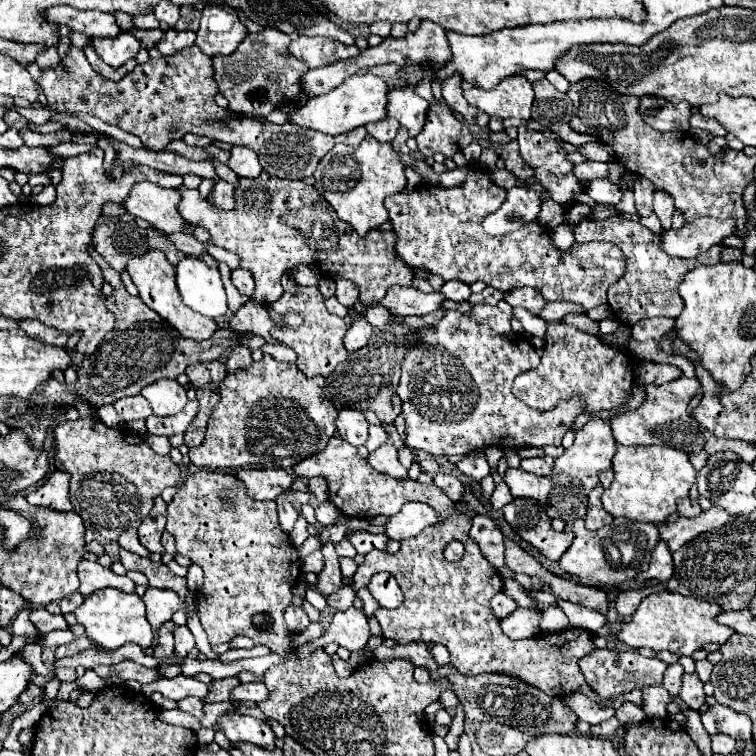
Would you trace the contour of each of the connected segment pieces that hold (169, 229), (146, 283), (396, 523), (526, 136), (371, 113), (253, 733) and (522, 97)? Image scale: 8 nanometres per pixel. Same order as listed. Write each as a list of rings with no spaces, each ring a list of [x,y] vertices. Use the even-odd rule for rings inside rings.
[[[136,183],[124,207],[130,215],[146,219],[162,233],[180,233],[186,227],[186,219],[178,211],[178,189],[162,189],[156,183]]]
[[[148,249],[144,255],[140,257],[130,257],[128,265],[126,265],[128,275],[132,277],[134,285],[138,287],[140,299],[154,309],[160,317],[164,317],[166,321],[170,321],[170,325],[174,329],[178,329],[184,337],[194,339],[194,341],[204,341],[210,339],[214,335],[214,331],[218,329],[216,321],[210,317],[204,317],[192,309],[188,309],[182,301],[180,301],[180,293],[176,293],[176,281],[174,281],[174,265],[168,263],[168,259],[164,257],[164,253],[160,253],[158,249]]]
[[[406,503],[400,513],[392,515],[386,523],[386,535],[390,539],[402,541],[408,537],[416,537],[422,529],[436,525],[438,513],[426,503]]]
[[[520,125],[518,127],[518,145],[520,145],[520,155],[524,159],[524,163],[532,169],[532,177],[538,179],[538,183],[544,187],[544,193],[548,195],[548,199],[554,199],[556,203],[560,203],[564,209],[568,205],[574,205],[574,195],[578,195],[580,191],[584,191],[580,179],[576,179],[574,175],[574,163],[566,157],[568,153],[562,149],[562,145],[554,139],[548,139],[544,133],[530,129],[528,125]]]
[[[372,73],[352,75],[344,81],[344,85],[332,89],[326,95],[308,99],[302,107],[296,107],[290,113],[288,123],[304,127],[304,129],[314,129],[326,135],[340,135],[340,133],[346,133],[350,129],[356,129],[374,121],[382,121],[386,117],[386,91],[388,89],[392,87],[388,87],[384,81],[380,81]]]
[[[234,713],[232,717],[220,717],[218,727],[232,743],[248,741],[248,743],[254,743],[254,745],[268,749],[268,751],[274,751],[274,747],[276,747],[274,733],[272,733],[270,725],[264,721],[258,721],[250,715]]]
[[[516,75],[516,77],[506,77],[492,91],[486,91],[482,87],[472,87],[464,91],[464,97],[472,107],[478,107],[488,115],[494,115],[500,119],[506,119],[506,117],[530,119],[534,89],[524,75]]]

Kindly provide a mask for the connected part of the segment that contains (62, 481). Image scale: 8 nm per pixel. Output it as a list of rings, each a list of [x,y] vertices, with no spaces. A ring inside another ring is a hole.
[[[56,469],[48,475],[44,485],[32,491],[26,499],[32,505],[42,505],[42,507],[58,509],[58,511],[70,511],[72,503],[68,499],[68,481],[70,481],[70,473]]]

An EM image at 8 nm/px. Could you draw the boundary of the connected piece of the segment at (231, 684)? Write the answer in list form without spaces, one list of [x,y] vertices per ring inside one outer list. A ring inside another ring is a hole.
[[[226,677],[226,679],[218,679],[212,683],[210,693],[206,695],[204,703],[216,703],[216,701],[232,701],[230,693],[240,685],[238,677]]]

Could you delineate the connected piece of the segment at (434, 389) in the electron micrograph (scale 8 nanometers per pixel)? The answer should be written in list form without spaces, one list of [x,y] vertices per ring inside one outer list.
[[[502,299],[498,305],[490,307],[490,305],[474,305],[472,307],[472,313],[470,315],[462,315],[458,311],[446,311],[444,319],[432,327],[432,329],[424,329],[422,331],[422,343],[418,343],[416,347],[410,349],[410,353],[406,355],[404,359],[404,365],[402,365],[402,377],[400,377],[400,385],[398,385],[398,395],[402,399],[402,413],[406,417],[406,447],[414,449],[414,451],[424,451],[424,453],[430,453],[434,457],[438,455],[464,455],[466,451],[470,449],[476,449],[476,447],[490,447],[490,445],[496,445],[496,447],[506,447],[506,449],[520,449],[520,447],[544,447],[544,445],[560,445],[564,433],[570,429],[574,417],[578,413],[582,413],[582,405],[572,399],[568,403],[560,403],[556,409],[552,411],[538,411],[538,409],[532,409],[528,405],[524,405],[522,401],[518,401],[518,397],[512,393],[512,381],[516,379],[516,375],[528,371],[528,369],[534,369],[534,365],[538,365],[540,357],[536,353],[536,349],[530,345],[530,341],[524,337],[524,335],[516,335],[510,327],[510,319],[512,319],[512,307]]]

